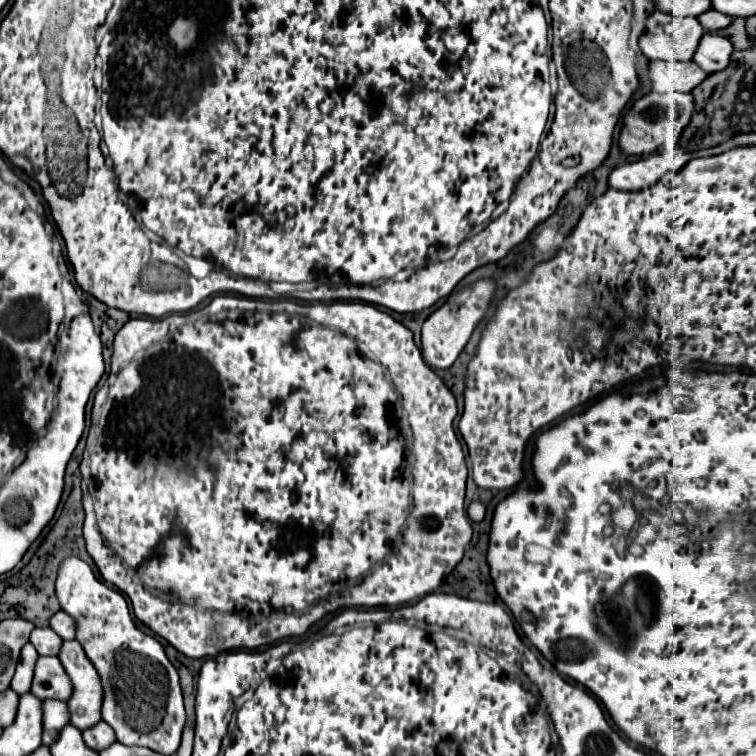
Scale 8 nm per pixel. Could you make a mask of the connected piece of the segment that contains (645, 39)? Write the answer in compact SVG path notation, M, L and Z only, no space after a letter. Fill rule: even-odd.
M655 10L647 18L647 30L643 32L639 46L649 60L691 60L705 28L697 18L687 18L687 42L679 36L671 36L673 16Z

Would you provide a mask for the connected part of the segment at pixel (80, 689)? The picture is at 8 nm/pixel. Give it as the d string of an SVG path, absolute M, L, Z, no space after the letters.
M77 640L63 642L59 658L73 682L73 696L67 702L71 710L71 724L79 730L87 730L101 720L103 686L99 674Z

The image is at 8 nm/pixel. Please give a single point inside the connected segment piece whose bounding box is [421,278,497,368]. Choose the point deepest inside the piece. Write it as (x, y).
(445, 333)

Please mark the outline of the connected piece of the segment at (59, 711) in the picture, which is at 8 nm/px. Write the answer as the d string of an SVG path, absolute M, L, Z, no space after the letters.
M43 700L43 744L51 746L59 738L63 724L69 724L67 704L59 700Z

